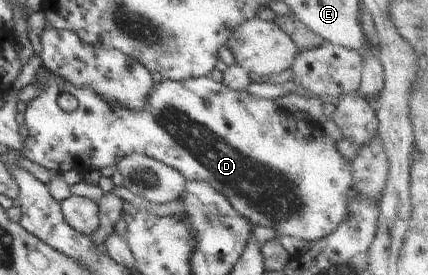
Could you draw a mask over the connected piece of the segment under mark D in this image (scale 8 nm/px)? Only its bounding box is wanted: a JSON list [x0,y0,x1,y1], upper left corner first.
[23,66,360,241]

